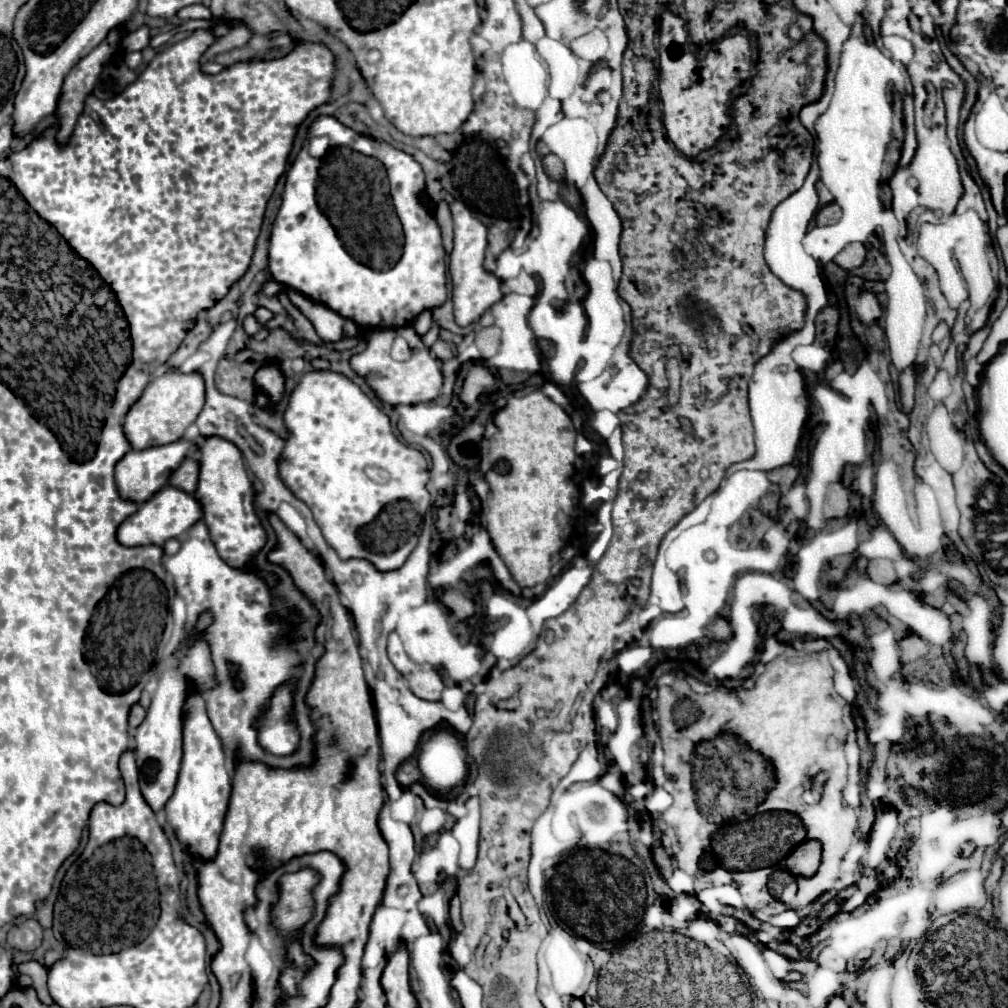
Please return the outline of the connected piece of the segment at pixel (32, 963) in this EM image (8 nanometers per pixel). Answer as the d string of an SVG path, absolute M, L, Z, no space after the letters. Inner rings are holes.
M28 960L28 962L18 964L18 970L20 970L20 974L28 974L28 976L32 978L32 982L34 982L34 992L36 992L36 996L38 996L38 1000L40 1000L42 1004L46 1004L46 1006L54 1004L54 1000L52 1000L50 994L48 994L48 986L46 986L48 972L46 972L46 968L44 968L42 964L38 964L36 960Z

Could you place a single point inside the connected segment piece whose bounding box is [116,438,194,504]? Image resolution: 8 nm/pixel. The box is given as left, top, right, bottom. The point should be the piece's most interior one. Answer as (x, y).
(140, 474)

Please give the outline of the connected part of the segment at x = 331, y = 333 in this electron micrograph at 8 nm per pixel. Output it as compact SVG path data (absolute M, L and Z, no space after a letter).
M288 290L288 298L290 302L302 312L306 314L306 318L316 324L316 332L322 340L326 342L340 342L344 340L344 318L338 316L334 310L320 306L320 304L312 304L308 298L304 298L302 294L298 294L296 290Z

